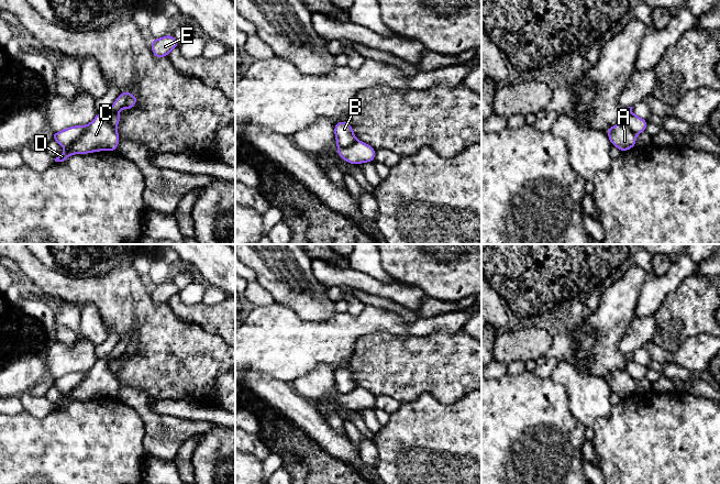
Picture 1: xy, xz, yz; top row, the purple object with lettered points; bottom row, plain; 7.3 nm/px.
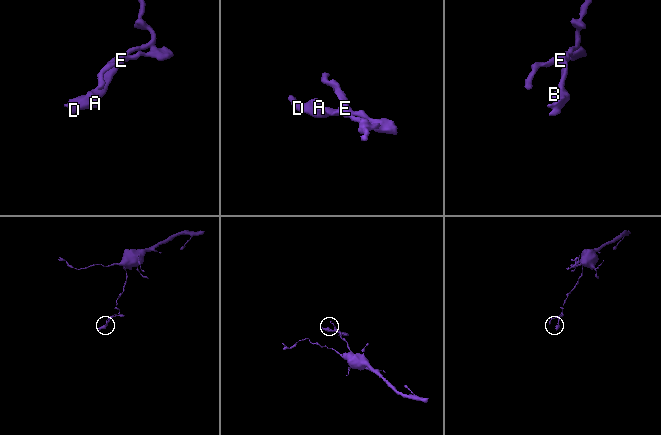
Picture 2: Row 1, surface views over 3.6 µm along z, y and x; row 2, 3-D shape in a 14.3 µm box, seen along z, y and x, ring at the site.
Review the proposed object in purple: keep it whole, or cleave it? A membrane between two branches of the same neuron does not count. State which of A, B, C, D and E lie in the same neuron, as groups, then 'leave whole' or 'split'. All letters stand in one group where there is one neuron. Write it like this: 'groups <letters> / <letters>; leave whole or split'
groups A B C D / E; split

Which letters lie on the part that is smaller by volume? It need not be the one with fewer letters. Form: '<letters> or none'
E

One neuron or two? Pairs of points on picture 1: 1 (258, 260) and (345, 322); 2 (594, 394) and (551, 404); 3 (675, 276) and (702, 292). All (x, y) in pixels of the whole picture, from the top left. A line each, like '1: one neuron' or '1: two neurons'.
1: two neurons
2: two neurons
3: two neurons

